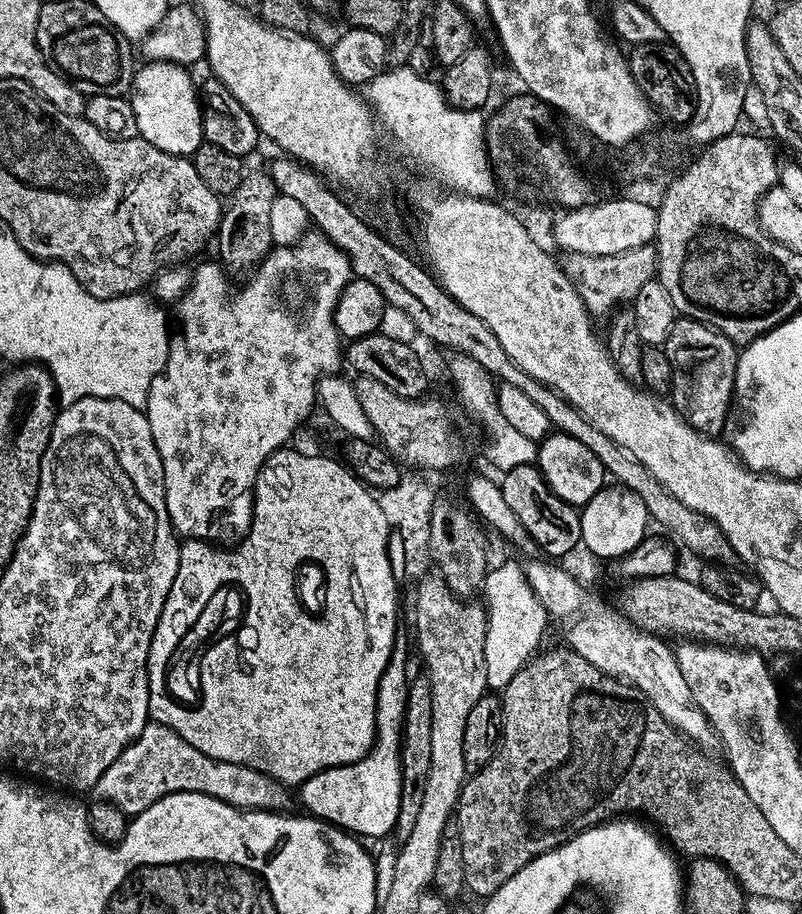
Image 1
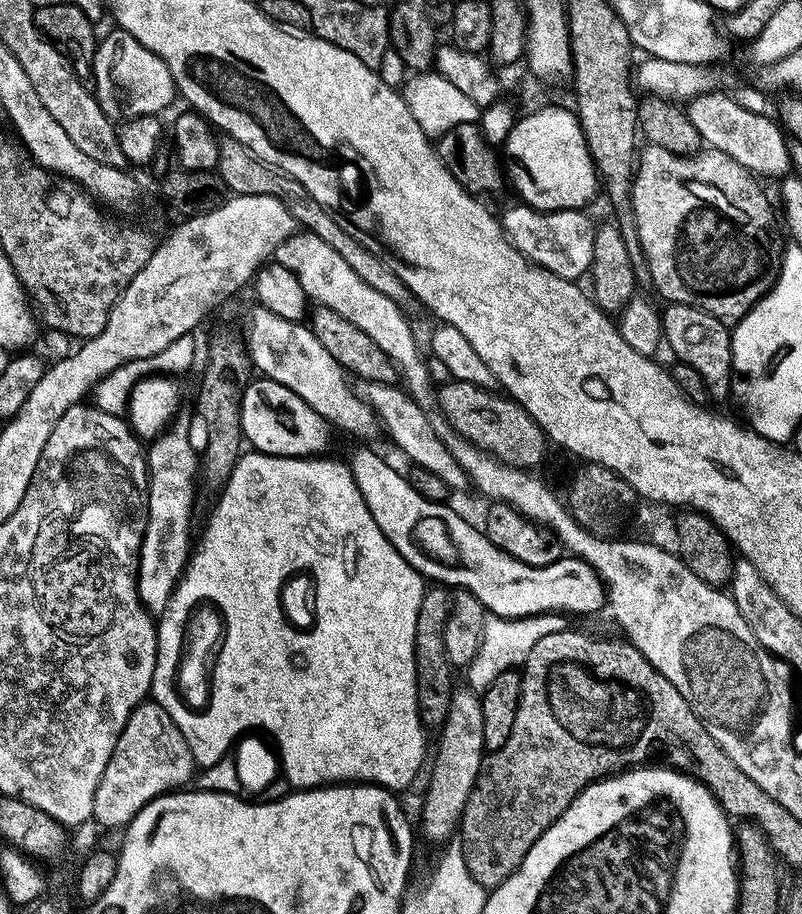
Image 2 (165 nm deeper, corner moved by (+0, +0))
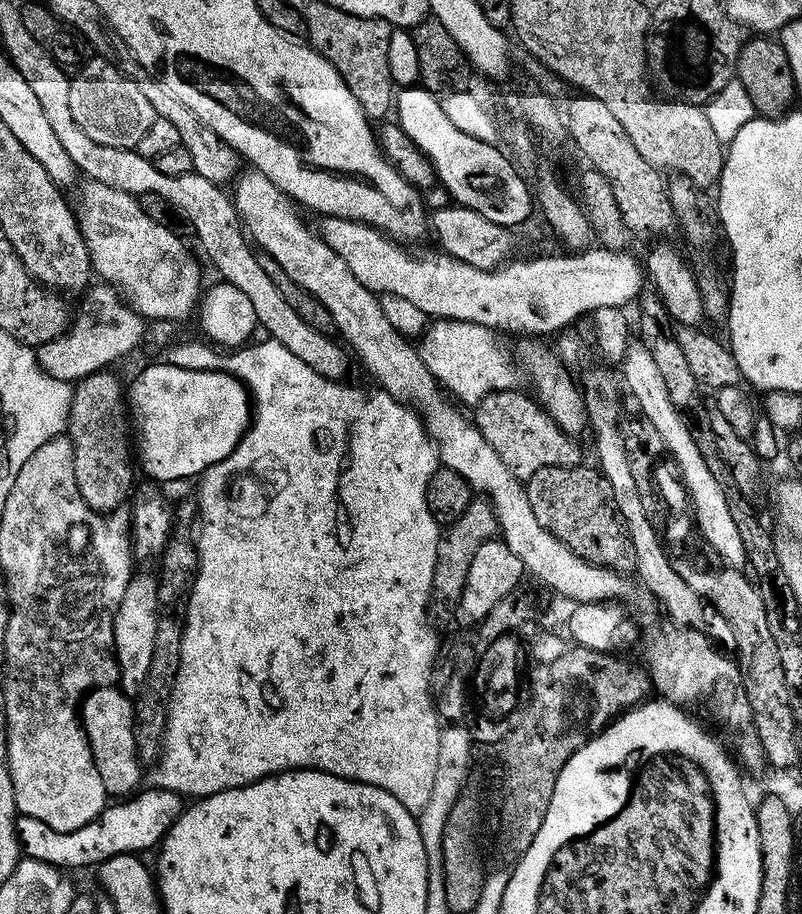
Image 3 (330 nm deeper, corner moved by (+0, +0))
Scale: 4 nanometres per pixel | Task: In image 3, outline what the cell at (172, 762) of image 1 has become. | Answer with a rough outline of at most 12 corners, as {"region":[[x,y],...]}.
{"region":[[119,687],[82,701],[82,723],[112,798],[141,787],[137,705]]}

